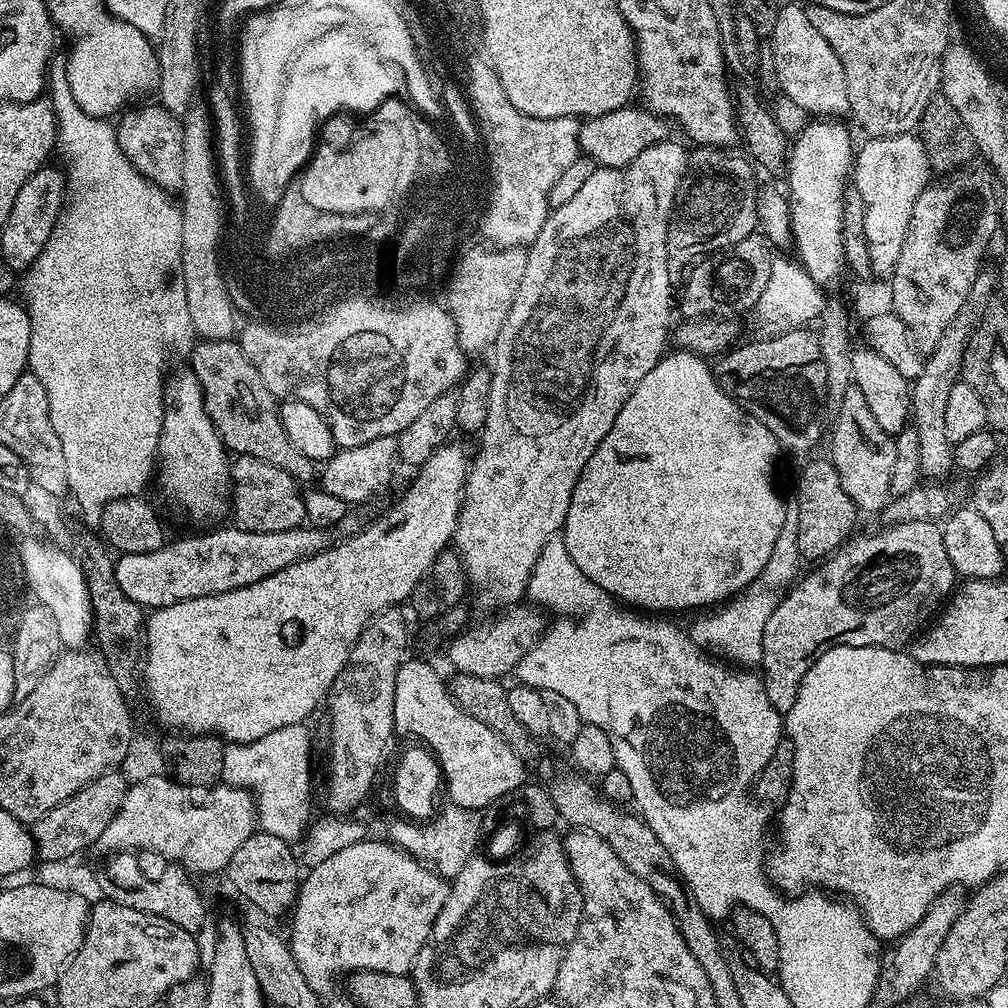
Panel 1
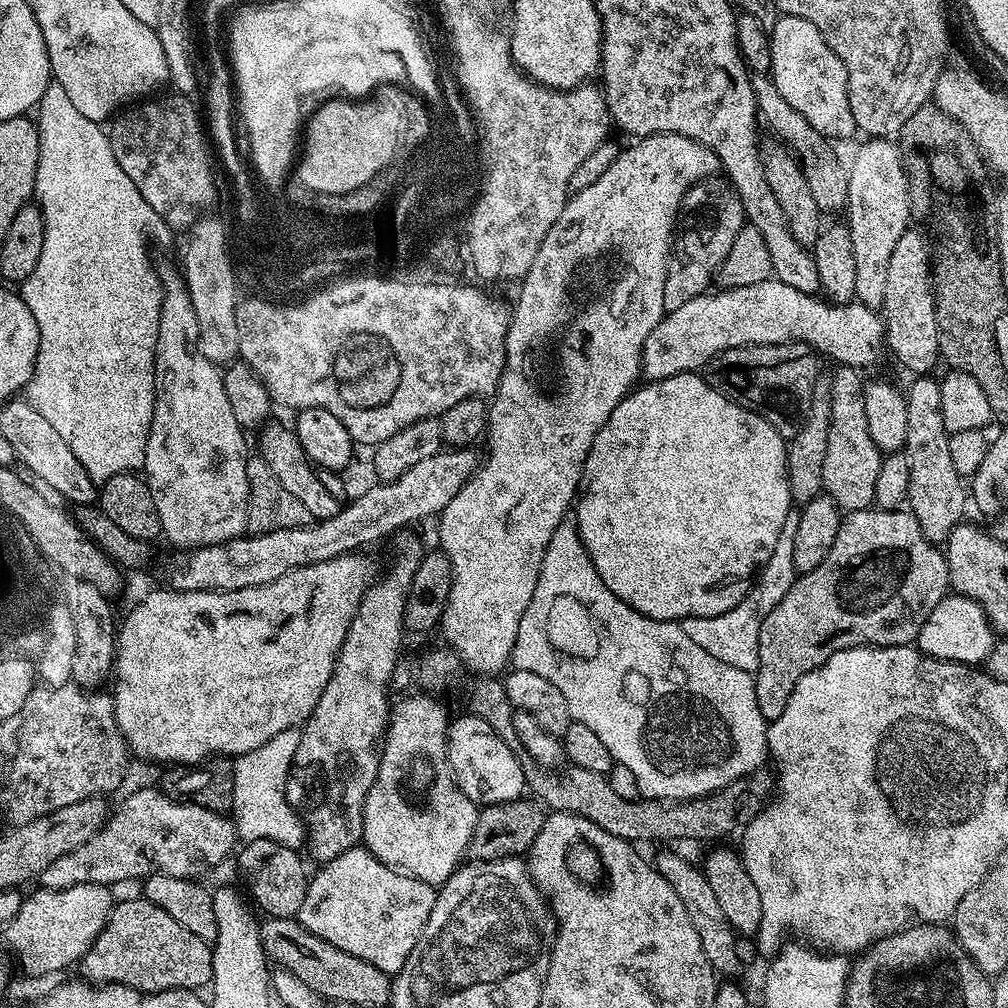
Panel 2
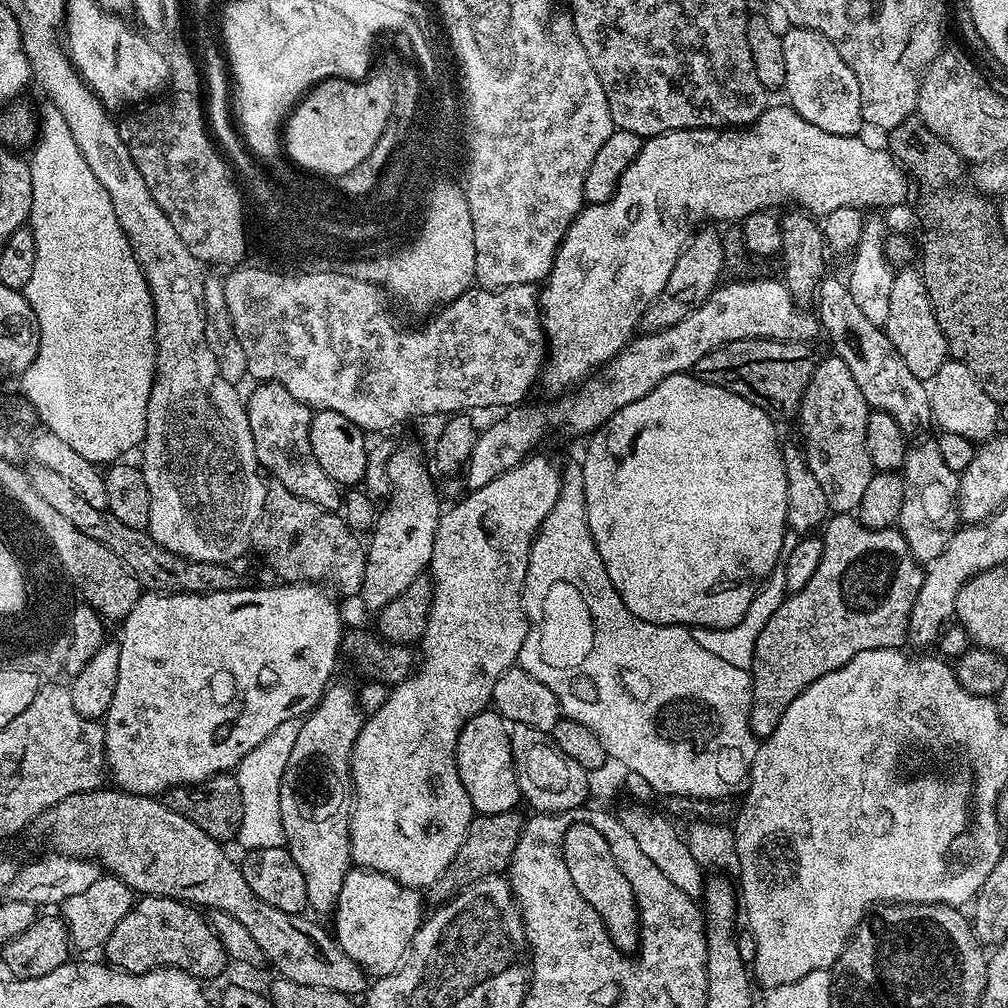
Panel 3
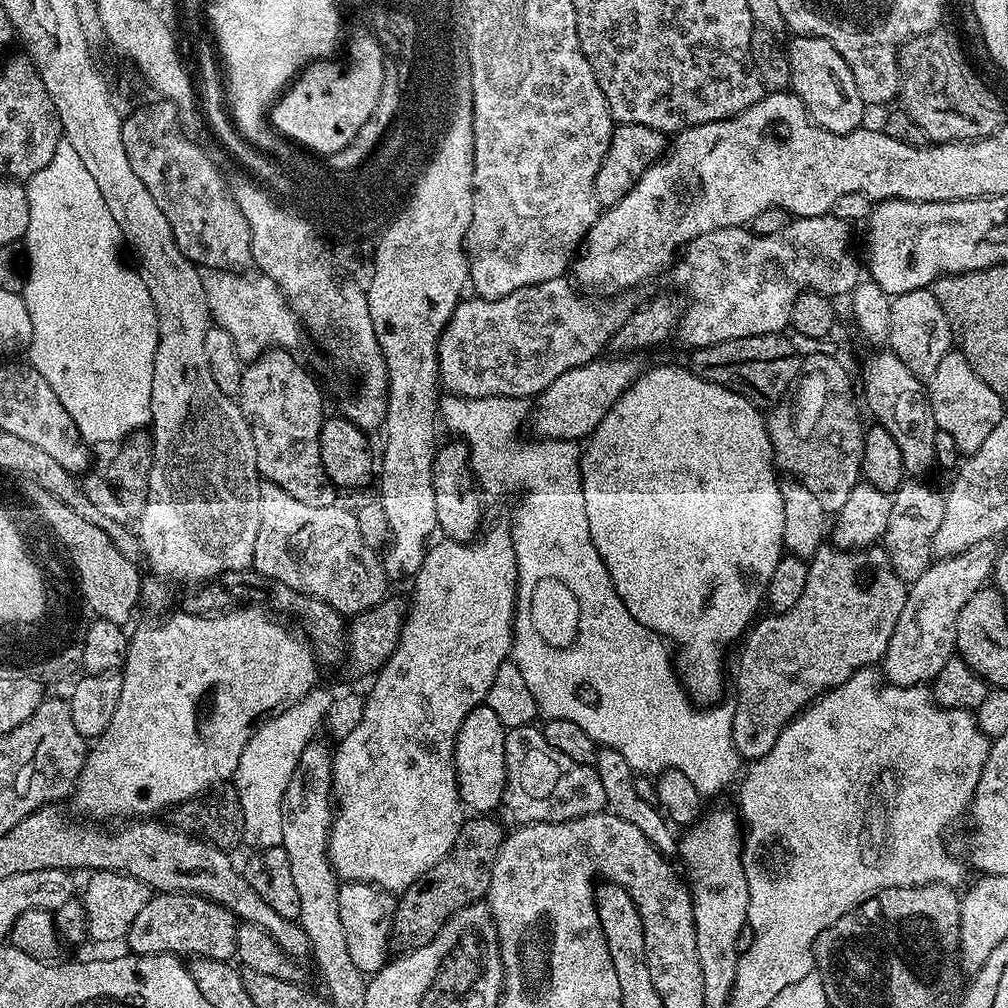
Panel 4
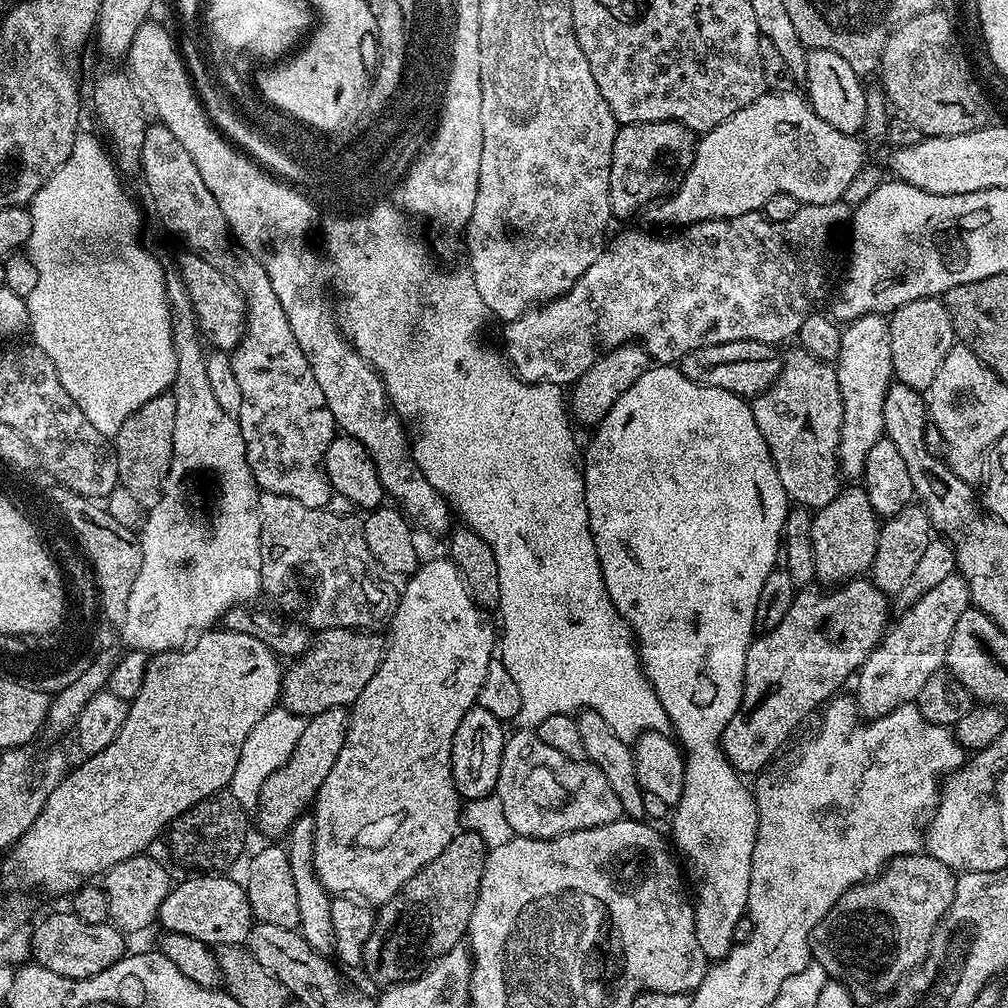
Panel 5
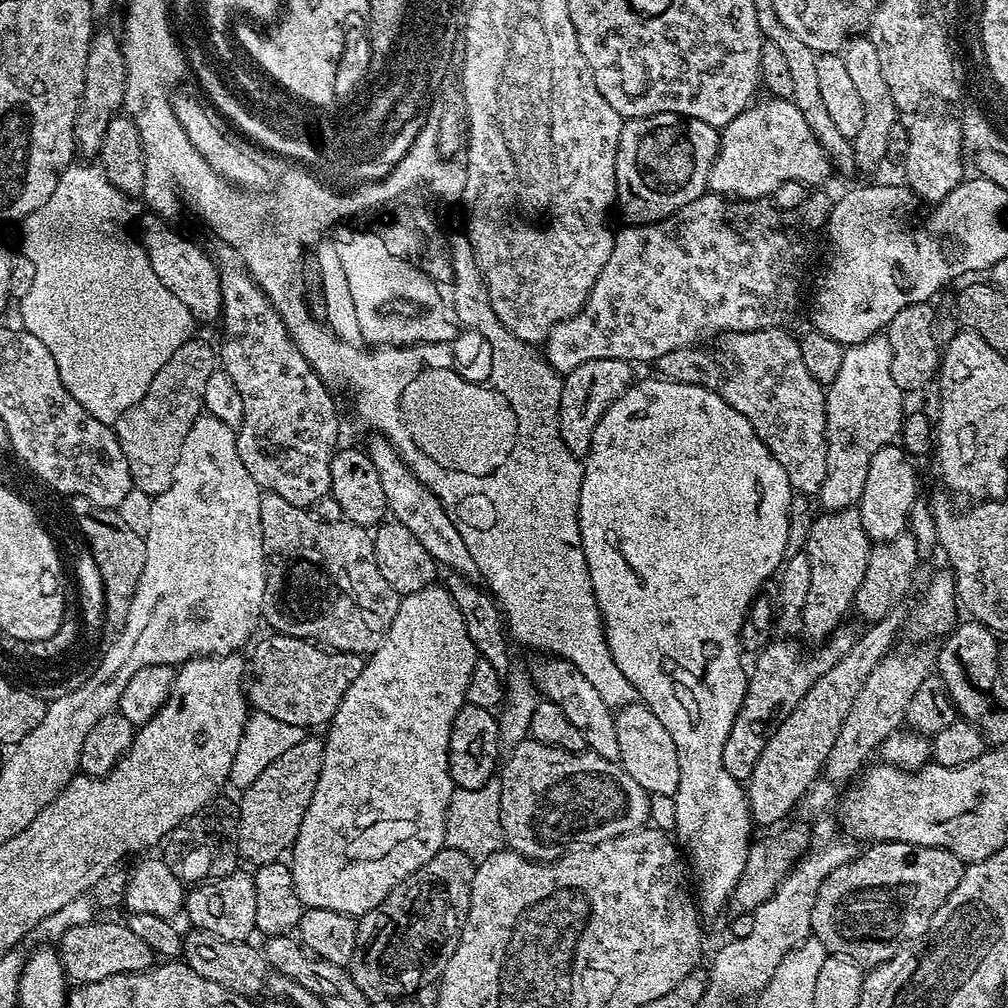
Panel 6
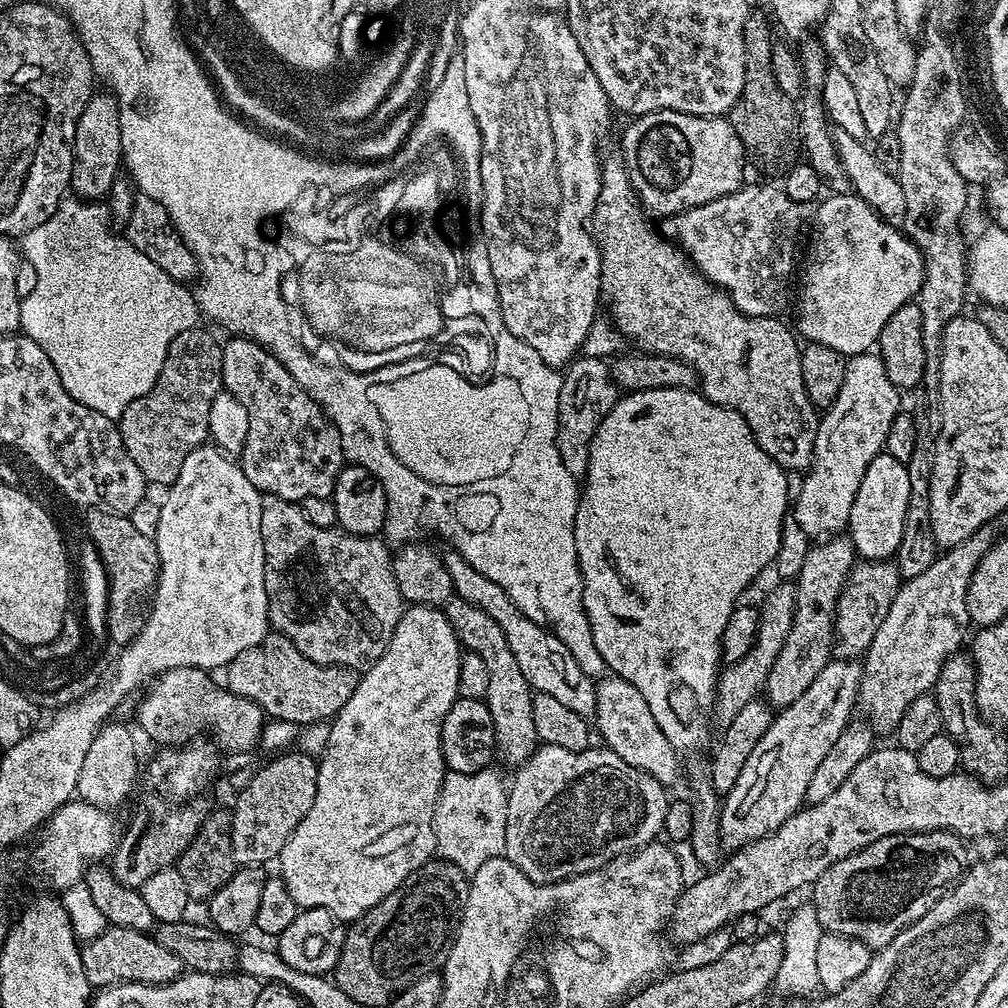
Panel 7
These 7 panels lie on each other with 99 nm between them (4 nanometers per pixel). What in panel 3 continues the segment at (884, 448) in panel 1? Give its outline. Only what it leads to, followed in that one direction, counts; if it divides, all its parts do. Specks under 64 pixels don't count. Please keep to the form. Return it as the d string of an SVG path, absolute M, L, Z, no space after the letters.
M829 354L824 361L817 363L812 369L812 377L808 389L800 400L800 432L804 435L802 447L808 460L808 468L818 478L818 486L822 486L822 494L826 494L829 509L836 514L855 513L856 507L862 502L862 493L870 483L873 466L870 453L866 451L866 418L870 409L866 398L862 398L862 390L858 390L858 382L850 378L850 366L841 356Z

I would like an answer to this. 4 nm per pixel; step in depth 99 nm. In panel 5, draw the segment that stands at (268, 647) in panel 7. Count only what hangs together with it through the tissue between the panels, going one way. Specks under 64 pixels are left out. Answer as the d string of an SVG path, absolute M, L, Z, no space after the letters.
M326 628L305 652L283 669L279 703L294 714L309 718L331 707L351 706L366 690L366 682L374 678L384 660L385 637L372 630Z

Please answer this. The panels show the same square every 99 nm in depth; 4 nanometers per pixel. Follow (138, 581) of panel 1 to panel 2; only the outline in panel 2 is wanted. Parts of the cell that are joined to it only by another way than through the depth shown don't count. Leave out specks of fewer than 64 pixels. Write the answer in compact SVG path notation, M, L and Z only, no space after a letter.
M468 446L441 450L392 482L374 483L330 519L302 527L279 528L258 536L245 534L214 546L177 553L170 564L169 585L181 592L256 588L276 581L290 569L317 565L362 550L368 544L395 535L412 520L440 515L480 467L481 457L472 451Z

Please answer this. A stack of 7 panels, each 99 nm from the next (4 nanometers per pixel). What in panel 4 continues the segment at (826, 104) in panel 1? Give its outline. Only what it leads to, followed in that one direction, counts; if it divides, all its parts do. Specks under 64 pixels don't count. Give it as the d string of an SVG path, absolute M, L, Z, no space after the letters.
M793 35L791 39L786 44L792 75L790 88L806 106L808 118L834 134L846 134L861 127L865 123L866 105L858 94L850 66L846 66L846 58L842 58L842 54L821 36Z

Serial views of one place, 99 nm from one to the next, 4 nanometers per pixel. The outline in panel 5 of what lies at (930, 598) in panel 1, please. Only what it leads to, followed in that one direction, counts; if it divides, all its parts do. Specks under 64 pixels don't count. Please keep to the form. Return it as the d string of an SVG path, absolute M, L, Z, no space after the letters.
M868 578L849 580L831 590L820 586L804 586L797 591L790 614L786 614L778 626L757 635L746 654L740 709L724 727L722 737L724 757L736 767L737 772L749 774L762 771L775 758L776 751L791 738L792 731L816 707L819 709L827 705L843 689L840 687L855 677L866 658L870 658L873 650L880 645L889 627L888 608L890 612L889 597Z

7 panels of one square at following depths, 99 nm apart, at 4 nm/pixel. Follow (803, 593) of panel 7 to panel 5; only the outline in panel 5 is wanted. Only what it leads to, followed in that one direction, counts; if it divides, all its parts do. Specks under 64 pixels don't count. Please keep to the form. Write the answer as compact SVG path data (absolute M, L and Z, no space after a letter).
M860 486L841 487L830 506L815 509L810 542L814 542L816 580L824 586L839 586L863 577L871 569L874 554L878 550L881 523L874 506L870 506L867 491Z

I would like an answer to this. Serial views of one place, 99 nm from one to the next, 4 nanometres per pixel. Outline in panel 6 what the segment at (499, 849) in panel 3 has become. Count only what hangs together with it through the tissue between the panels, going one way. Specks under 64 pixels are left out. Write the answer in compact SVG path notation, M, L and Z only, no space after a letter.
M447 846L441 848L426 866L414 870L410 878L406 878L385 898L374 910L359 917L354 938L354 954L350 971L354 978L354 986L366 994L373 1002L388 1000L395 1002L409 994L416 994L423 984L435 985L443 976L450 958L454 958L454 950L460 941L460 931L464 928L464 919L470 910L470 890L474 882L476 864L471 856Z

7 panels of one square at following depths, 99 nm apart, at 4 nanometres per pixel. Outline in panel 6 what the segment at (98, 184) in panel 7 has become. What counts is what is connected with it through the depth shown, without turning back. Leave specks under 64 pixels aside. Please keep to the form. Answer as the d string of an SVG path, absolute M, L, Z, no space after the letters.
M97 31L93 35L91 44L88 45L86 82L80 99L80 109L74 122L76 147L81 157L92 158L99 153L106 138L106 126L123 109L127 89L128 75L121 37L117 33L115 36L112 32Z

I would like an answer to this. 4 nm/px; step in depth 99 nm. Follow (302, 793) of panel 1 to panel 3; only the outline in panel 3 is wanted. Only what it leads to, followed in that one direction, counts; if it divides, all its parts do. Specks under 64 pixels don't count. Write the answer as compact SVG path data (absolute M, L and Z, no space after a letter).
M299 719L282 722L270 738L258 742L246 758L242 758L234 769L238 786L242 790L242 826L238 837L241 849L282 848L285 847L282 818L280 817L280 787L286 762L290 762L290 753L294 751L294 742L298 739Z

